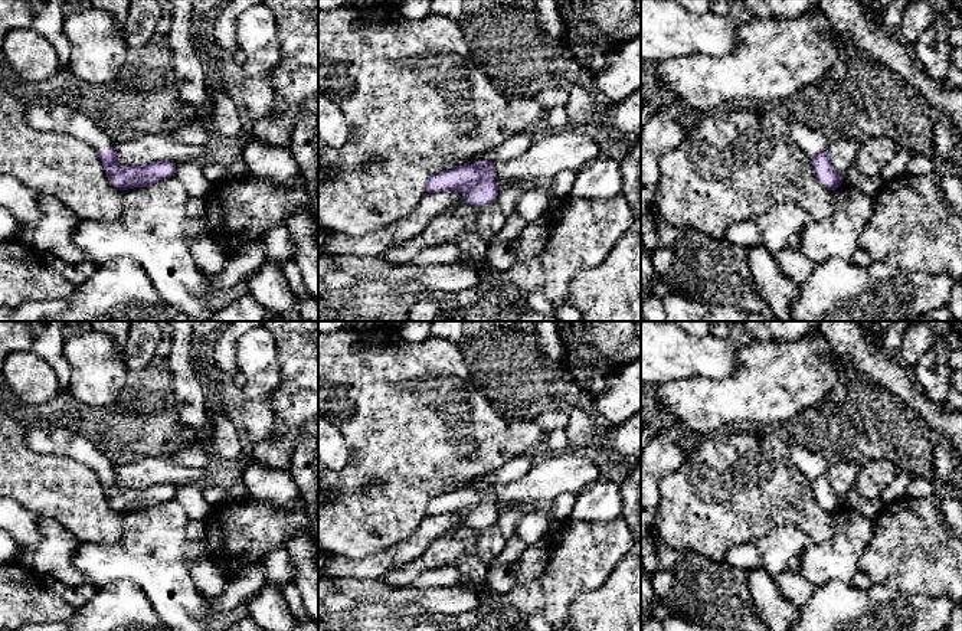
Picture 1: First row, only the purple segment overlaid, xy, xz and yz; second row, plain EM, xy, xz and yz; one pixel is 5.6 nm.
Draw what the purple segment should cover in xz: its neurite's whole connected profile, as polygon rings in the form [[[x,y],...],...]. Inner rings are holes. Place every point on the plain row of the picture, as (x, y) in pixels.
[[[475,484],[452,493],[442,493],[426,504],[426,516],[462,514],[464,524],[481,530],[497,523],[500,509],[494,500],[493,484]]]

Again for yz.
[[[825,474],[812,481],[812,493],[817,503],[832,514],[842,507],[842,498],[834,491]]]

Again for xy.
[[[30,426],[24,441],[35,452],[69,457],[94,470],[109,506],[122,514],[151,509],[176,496],[176,485],[167,483],[121,488],[111,461],[91,441],[68,428]]]

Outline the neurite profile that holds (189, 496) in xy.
[[[181,484],[176,487],[174,498],[184,509],[189,520],[206,520],[212,510],[197,484]]]

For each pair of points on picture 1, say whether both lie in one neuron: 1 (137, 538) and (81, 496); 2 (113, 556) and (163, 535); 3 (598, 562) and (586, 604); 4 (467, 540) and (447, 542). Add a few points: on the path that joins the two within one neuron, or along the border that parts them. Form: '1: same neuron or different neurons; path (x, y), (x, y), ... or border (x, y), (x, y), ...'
1: different neurons; border (124, 515), (124, 533), (115, 542), (94, 543)
2: same neuron; path (126, 556), (140, 556), (150, 546)
3: different neurons; border (614, 568), (601, 585), (575, 597), (568, 615)
4: same neuron; path (462, 540), (451, 542)

